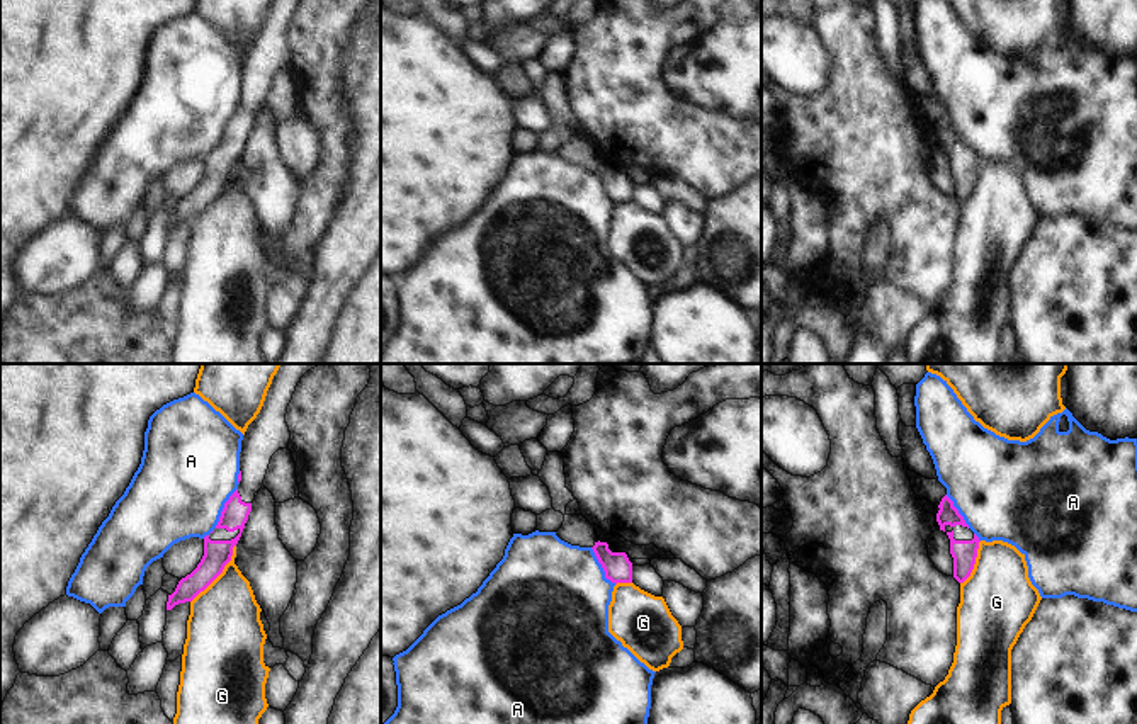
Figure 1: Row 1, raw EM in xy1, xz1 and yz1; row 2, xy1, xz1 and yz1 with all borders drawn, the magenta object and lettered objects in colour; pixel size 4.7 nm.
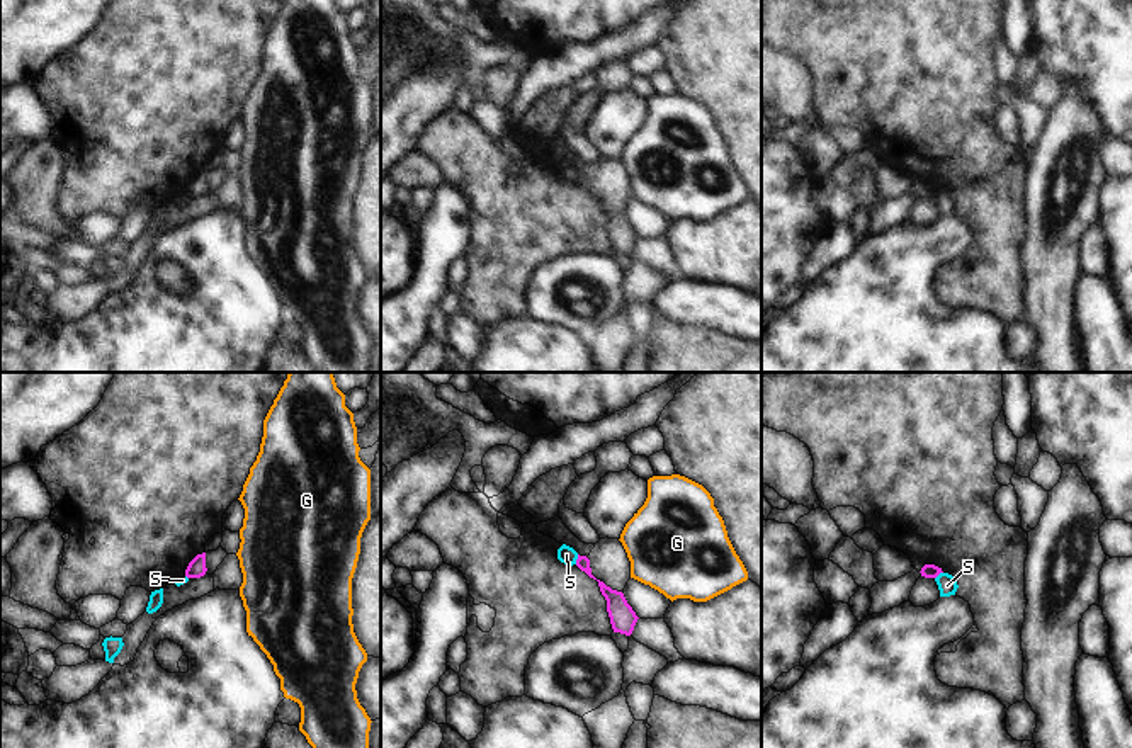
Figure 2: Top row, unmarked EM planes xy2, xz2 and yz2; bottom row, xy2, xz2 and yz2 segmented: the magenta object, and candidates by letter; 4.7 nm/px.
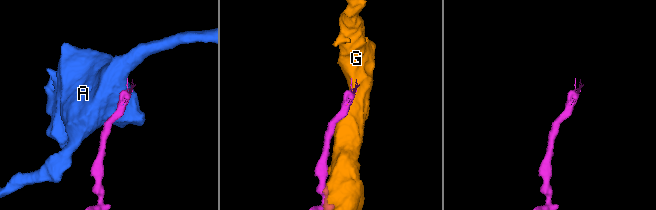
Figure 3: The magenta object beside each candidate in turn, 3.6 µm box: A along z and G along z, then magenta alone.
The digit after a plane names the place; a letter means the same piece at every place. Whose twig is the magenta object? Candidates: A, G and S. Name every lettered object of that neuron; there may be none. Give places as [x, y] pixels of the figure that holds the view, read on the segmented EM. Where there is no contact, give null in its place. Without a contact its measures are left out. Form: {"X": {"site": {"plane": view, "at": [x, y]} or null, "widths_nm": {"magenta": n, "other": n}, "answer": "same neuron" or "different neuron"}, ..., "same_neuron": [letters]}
{"A": {"site": {"plane": "xy1", "at": [221, 514]}, "widths_nm": {"magenta": 130, "other": 460}, "answer": "different neuron"}, "G": {"site": {"plane": "xy1", "at": [220, 573]}, "widths_nm": {"magenta": 130, "other": 340}, "answer": "different neuron"}, "S": {"site": {"plane": "xz2", "at": [577, 560]}, "widths_nm": {"magenta": 70, "other": 90}, "answer": "different neuron"}, "same_neuron": []}

